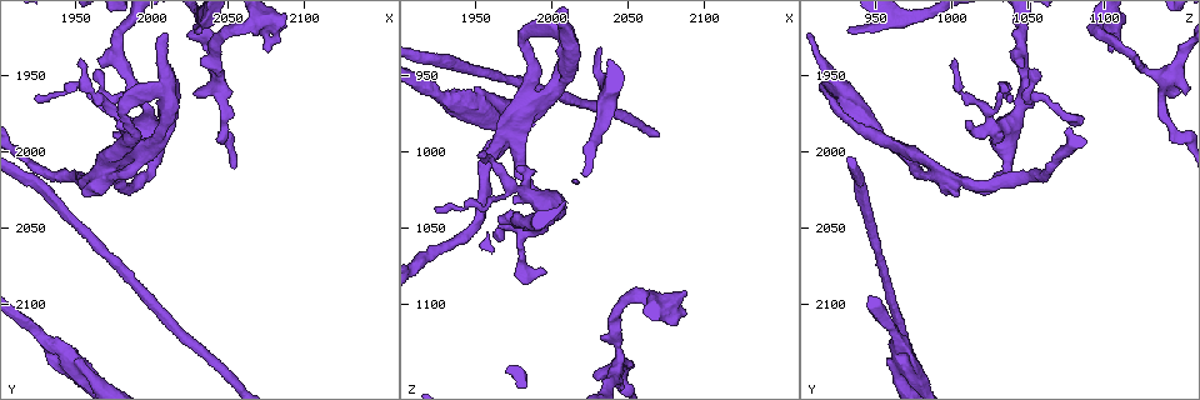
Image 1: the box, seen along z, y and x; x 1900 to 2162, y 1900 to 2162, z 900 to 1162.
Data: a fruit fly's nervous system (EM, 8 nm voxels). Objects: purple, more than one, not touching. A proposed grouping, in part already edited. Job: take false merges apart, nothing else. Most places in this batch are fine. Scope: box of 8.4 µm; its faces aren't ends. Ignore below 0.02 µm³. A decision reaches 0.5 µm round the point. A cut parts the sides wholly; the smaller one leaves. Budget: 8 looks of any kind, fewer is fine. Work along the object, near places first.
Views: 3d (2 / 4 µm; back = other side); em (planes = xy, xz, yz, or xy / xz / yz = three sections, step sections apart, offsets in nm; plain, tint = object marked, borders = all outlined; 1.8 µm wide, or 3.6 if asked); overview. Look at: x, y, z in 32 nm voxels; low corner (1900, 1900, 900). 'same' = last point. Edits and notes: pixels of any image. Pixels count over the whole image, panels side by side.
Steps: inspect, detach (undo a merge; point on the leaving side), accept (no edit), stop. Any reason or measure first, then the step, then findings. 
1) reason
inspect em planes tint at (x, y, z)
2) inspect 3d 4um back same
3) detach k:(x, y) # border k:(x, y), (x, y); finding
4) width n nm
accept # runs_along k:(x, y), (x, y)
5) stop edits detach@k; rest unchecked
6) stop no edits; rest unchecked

abrupt turn
inspect 3d 2um at (1976, 2014, 992)

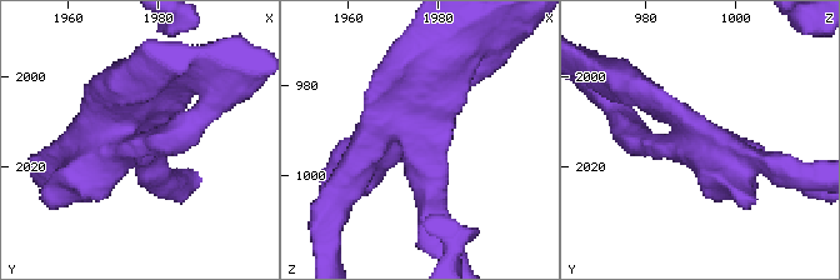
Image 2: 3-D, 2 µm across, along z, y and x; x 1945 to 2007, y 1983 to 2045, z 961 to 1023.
now the EM
inspect em planes tint at (1974, 2013, 992)

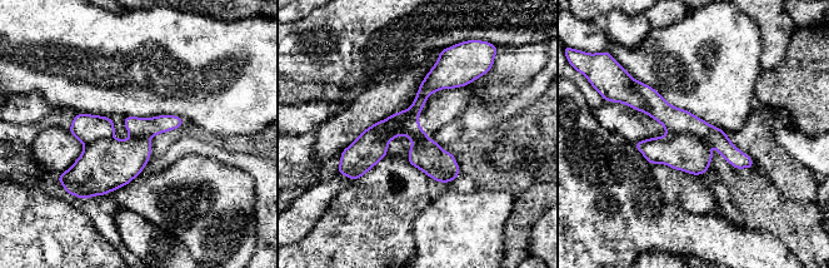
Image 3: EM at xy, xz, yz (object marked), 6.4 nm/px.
arms 4
detach 3:(104, 165) # border 3:(113, 137), (96, 139), (85, 145); a second neuron is stuck on

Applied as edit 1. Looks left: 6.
see it whole again
inspect overview

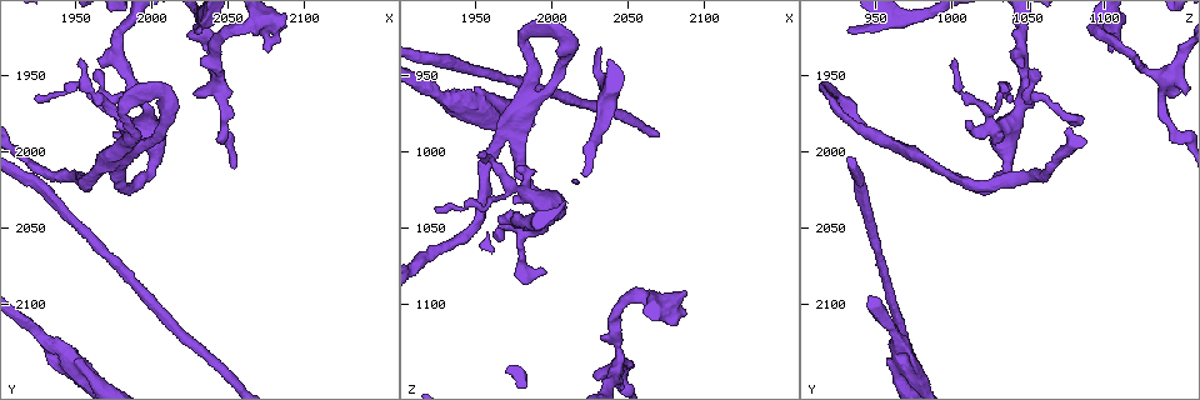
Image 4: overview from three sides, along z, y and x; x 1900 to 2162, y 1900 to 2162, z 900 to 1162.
two arms at a narrow angle
inspect em 3.6um yz step 8 tint at (1948, 2140, 968)

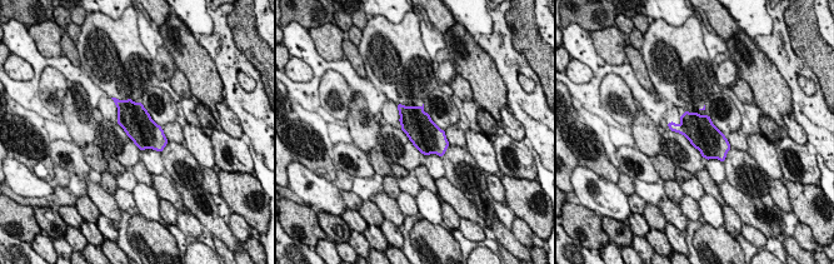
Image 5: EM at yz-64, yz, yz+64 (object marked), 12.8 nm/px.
width 400 nm
detach 5:(673, 126) # border 5:(680, 125), (685, 134); a second neuron is stuck on

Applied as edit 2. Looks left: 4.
stop edits detach@3, detach@5; rest unchecked

